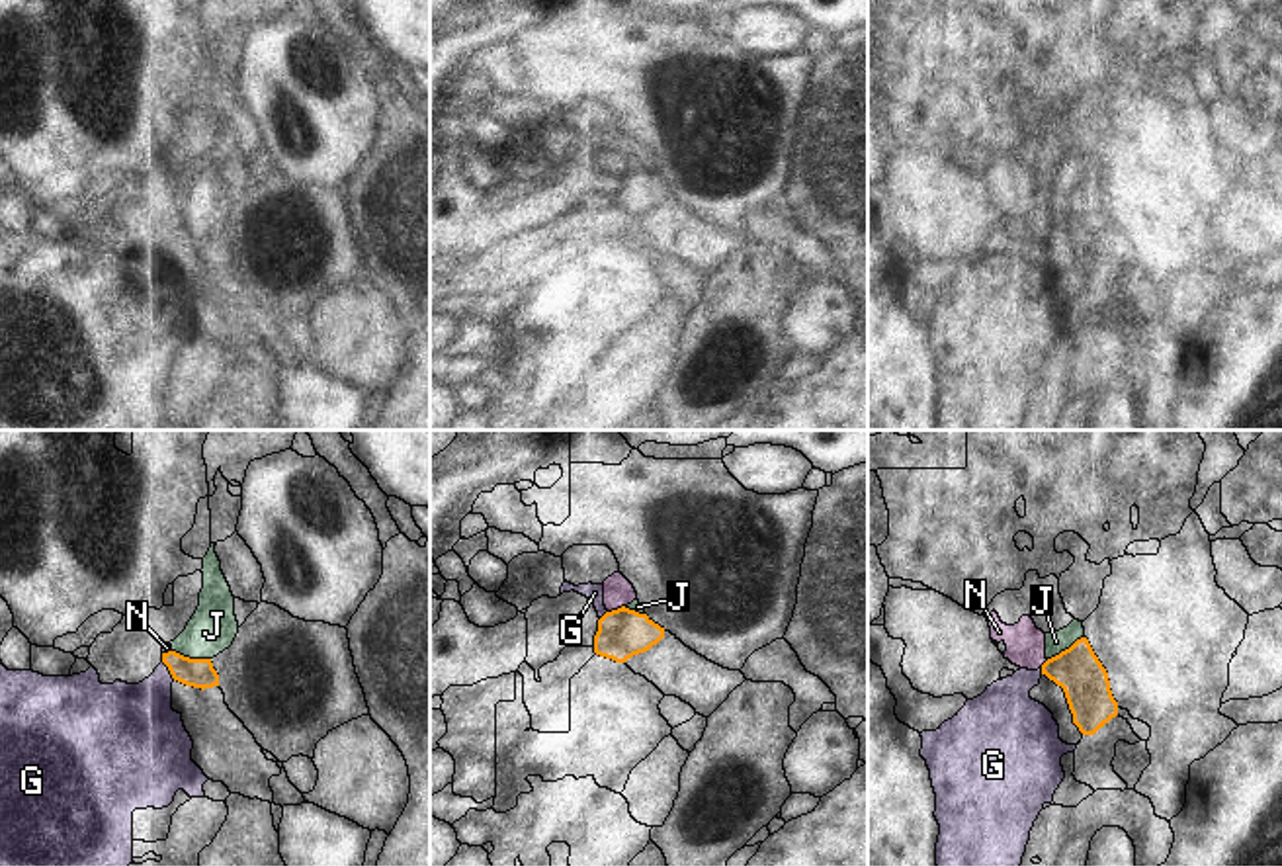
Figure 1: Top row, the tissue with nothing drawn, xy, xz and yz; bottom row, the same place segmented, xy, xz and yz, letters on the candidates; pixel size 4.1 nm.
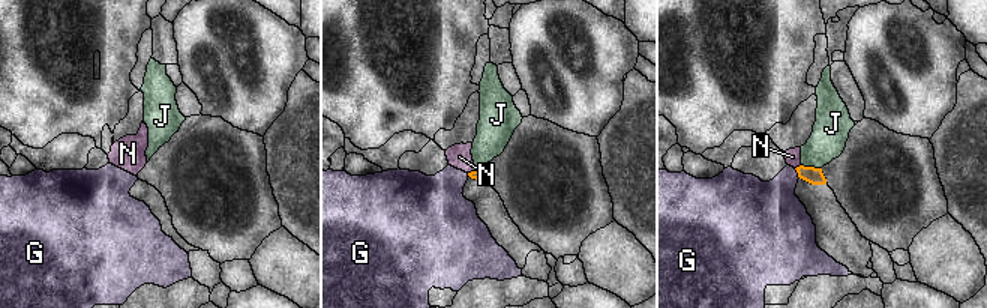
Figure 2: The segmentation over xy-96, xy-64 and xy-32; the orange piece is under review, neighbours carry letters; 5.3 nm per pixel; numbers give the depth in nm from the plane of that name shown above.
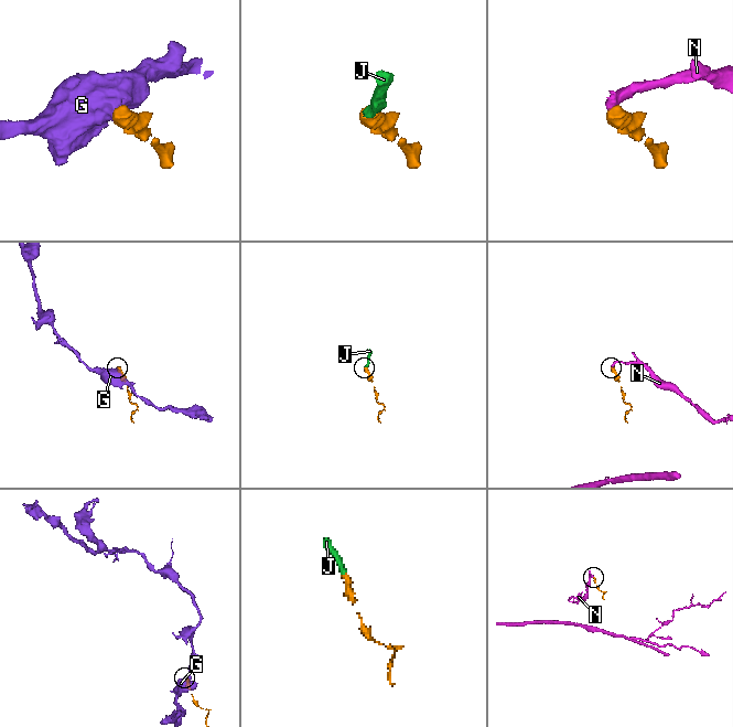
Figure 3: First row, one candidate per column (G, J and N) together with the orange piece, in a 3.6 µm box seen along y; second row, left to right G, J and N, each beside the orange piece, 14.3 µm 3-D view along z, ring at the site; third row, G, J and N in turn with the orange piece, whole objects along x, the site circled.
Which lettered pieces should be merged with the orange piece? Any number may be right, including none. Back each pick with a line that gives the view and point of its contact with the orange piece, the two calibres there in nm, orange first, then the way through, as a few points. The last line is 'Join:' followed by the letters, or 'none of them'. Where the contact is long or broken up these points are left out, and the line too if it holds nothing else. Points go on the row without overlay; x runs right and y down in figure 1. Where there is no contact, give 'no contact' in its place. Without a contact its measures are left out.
J: meets orange in xy at (192, 221); 120 nm thick on the orange side, 200 nm on the other; runs through xy (198, 235), (192, 221), (192, 212), (213, 188)
Join: J

